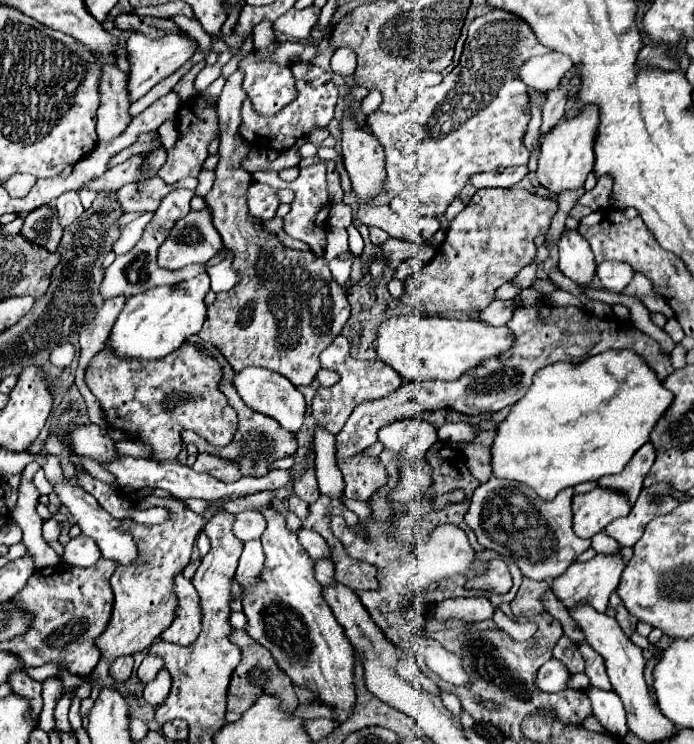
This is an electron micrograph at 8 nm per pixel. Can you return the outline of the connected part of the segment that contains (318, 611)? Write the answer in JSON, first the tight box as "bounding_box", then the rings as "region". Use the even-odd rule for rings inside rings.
{"bounding_box":[244,507,354,723],"region":[[[266,507],[262,509],[262,515],[268,521],[268,527],[262,535],[262,547],[266,555],[266,567],[262,571],[262,585],[254,591],[250,591],[244,599],[244,613],[248,617],[246,631],[248,635],[264,645],[280,669],[298,685],[310,689],[316,699],[320,699],[324,705],[330,705],[336,709],[336,721],[344,723],[350,715],[350,709],[354,705],[354,685],[352,685],[352,673],[354,673],[354,647],[344,635],[344,629],[340,623],[336,623],[330,607],[324,603],[320,591],[322,585],[314,579],[314,561],[306,553],[306,549],[298,543],[296,533],[290,533],[286,529],[286,519],[276,509]]]}

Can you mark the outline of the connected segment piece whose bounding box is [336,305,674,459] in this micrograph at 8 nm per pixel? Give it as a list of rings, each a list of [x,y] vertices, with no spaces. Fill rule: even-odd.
[[[516,307],[514,317],[508,321],[508,327],[516,337],[514,347],[508,353],[490,359],[484,367],[464,373],[458,381],[404,383],[384,399],[366,401],[358,405],[340,431],[340,441],[336,443],[336,459],[352,457],[362,449],[374,445],[380,427],[402,417],[414,417],[422,411],[434,411],[444,407],[450,407],[466,415],[478,415],[490,409],[500,411],[506,405],[512,405],[518,399],[522,399],[522,395],[530,389],[532,377],[538,369],[556,361],[578,363],[590,355],[598,355],[608,349],[632,349],[648,361],[648,365],[658,373],[658,379],[666,379],[670,373],[674,373],[670,355],[666,355],[660,343],[654,341],[650,335],[634,327],[618,325],[616,319],[598,319],[594,315],[584,313],[578,307]],[[540,317],[544,317],[546,323],[540,323]]]

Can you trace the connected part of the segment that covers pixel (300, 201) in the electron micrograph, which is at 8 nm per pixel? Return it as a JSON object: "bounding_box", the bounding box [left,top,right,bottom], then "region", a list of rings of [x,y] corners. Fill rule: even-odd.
{"bounding_box":[254,163,330,257],"region":[[[318,163],[318,165],[312,165],[312,167],[300,169],[298,179],[292,181],[292,183],[282,181],[276,171],[256,171],[254,175],[256,175],[254,179],[256,179],[258,183],[272,185],[274,189],[290,187],[290,189],[294,191],[294,195],[296,195],[294,201],[296,201],[296,203],[292,201],[290,213],[284,217],[284,231],[286,231],[290,237],[308,243],[308,245],[310,245],[310,251],[312,251],[314,255],[320,255],[320,257],[322,257],[322,255],[324,255],[324,249],[326,249],[326,243],[328,243],[328,239],[326,239],[326,233],[328,233],[328,231],[326,231],[326,229],[328,229],[328,225],[326,225],[328,213],[326,213],[326,209],[328,209],[328,205],[330,205],[328,187],[326,187],[326,167],[324,167],[324,163]]]}

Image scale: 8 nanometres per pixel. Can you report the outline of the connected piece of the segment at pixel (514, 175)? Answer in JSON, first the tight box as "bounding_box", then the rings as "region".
{"bounding_box":[470,167,528,189],"region":[[[498,167],[496,171],[486,171],[480,175],[472,175],[470,183],[476,189],[484,189],[484,187],[512,187],[518,181],[524,179],[524,175],[528,173],[528,167]]]}

